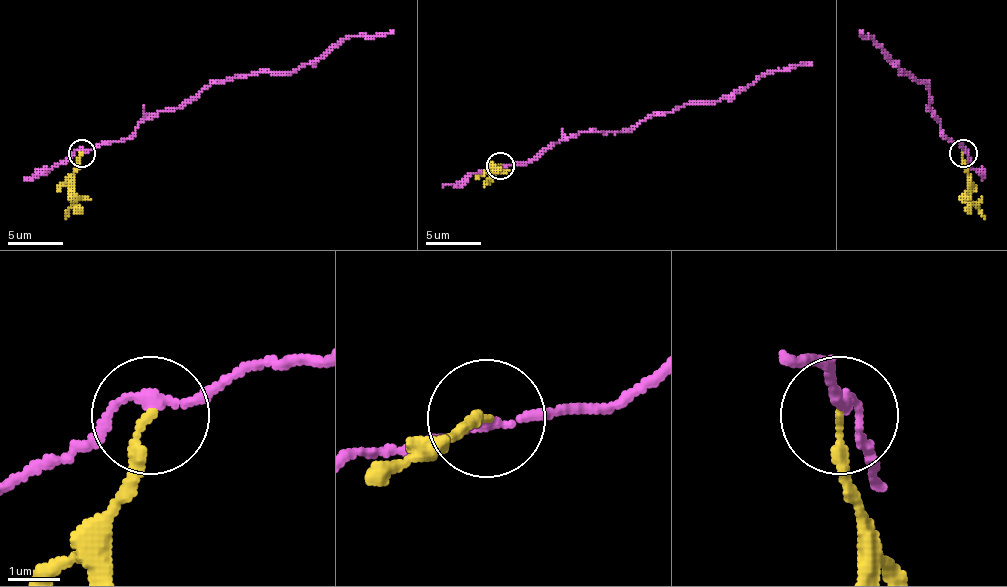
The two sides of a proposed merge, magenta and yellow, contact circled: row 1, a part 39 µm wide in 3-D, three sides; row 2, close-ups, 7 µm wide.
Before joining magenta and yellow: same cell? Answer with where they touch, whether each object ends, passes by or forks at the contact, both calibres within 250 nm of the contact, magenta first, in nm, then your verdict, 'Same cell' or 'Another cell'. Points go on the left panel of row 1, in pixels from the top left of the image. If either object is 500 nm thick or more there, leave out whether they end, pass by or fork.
Place: (82, 153). At the ring magenta passes by. At the ring yellow ends. Thickness 160 nm (magenta) against 160 nm. Another cell

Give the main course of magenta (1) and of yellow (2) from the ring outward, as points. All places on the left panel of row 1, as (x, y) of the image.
1: (82, 152), (124, 141), (141, 122), (160, 111), (182, 108), (213, 83), (296, 72), (351, 36), (393, 30)
2: (82, 152), (66, 219)

